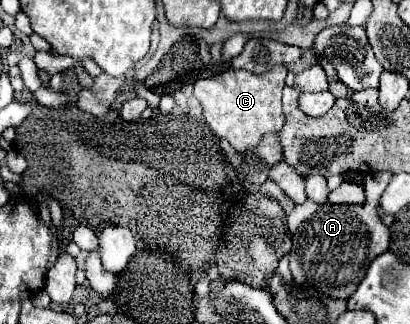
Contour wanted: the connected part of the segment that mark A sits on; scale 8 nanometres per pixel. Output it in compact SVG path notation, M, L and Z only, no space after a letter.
M367 173L364 178L365 203L363 205L321 205L311 217L307 217L293 235L293 247L289 253L291 273L295 283L313 285L325 295L347 299L367 273L369 263L389 249L389 229L383 225L377 205L385 191L391 173Z

